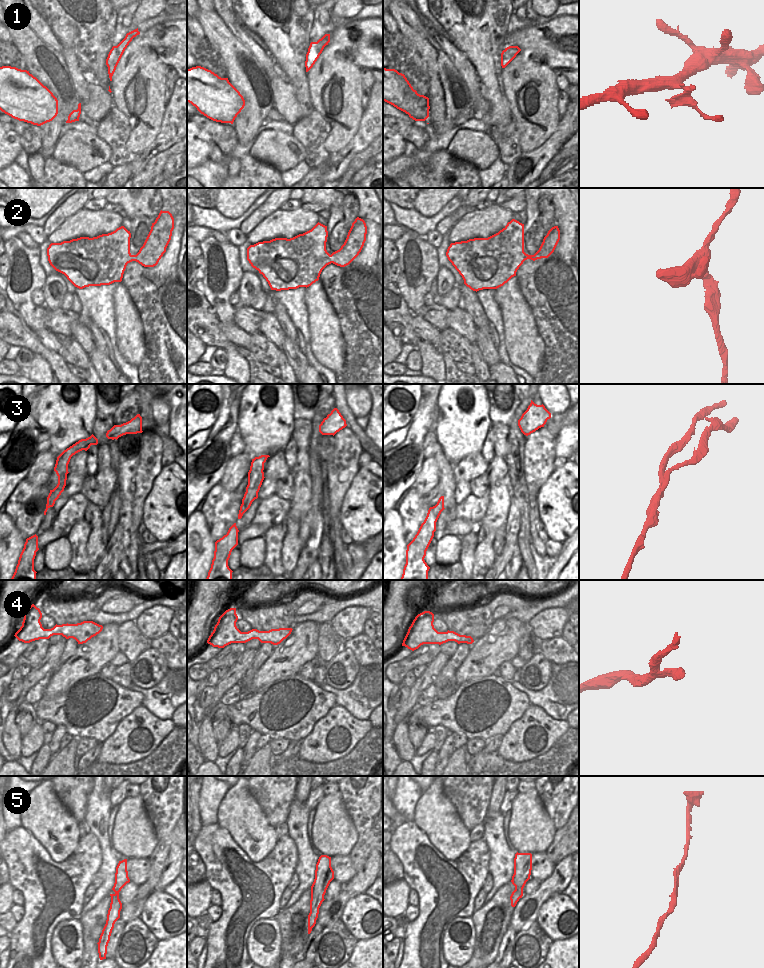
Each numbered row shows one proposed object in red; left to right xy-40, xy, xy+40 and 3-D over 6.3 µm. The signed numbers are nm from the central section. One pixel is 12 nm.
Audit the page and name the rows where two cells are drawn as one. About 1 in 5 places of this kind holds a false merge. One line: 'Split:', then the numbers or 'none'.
Split: 1, 3

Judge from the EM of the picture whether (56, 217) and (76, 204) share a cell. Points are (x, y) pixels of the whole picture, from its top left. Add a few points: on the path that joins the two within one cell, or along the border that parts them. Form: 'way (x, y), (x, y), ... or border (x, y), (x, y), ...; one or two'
way (61, 214), (71, 205); one

